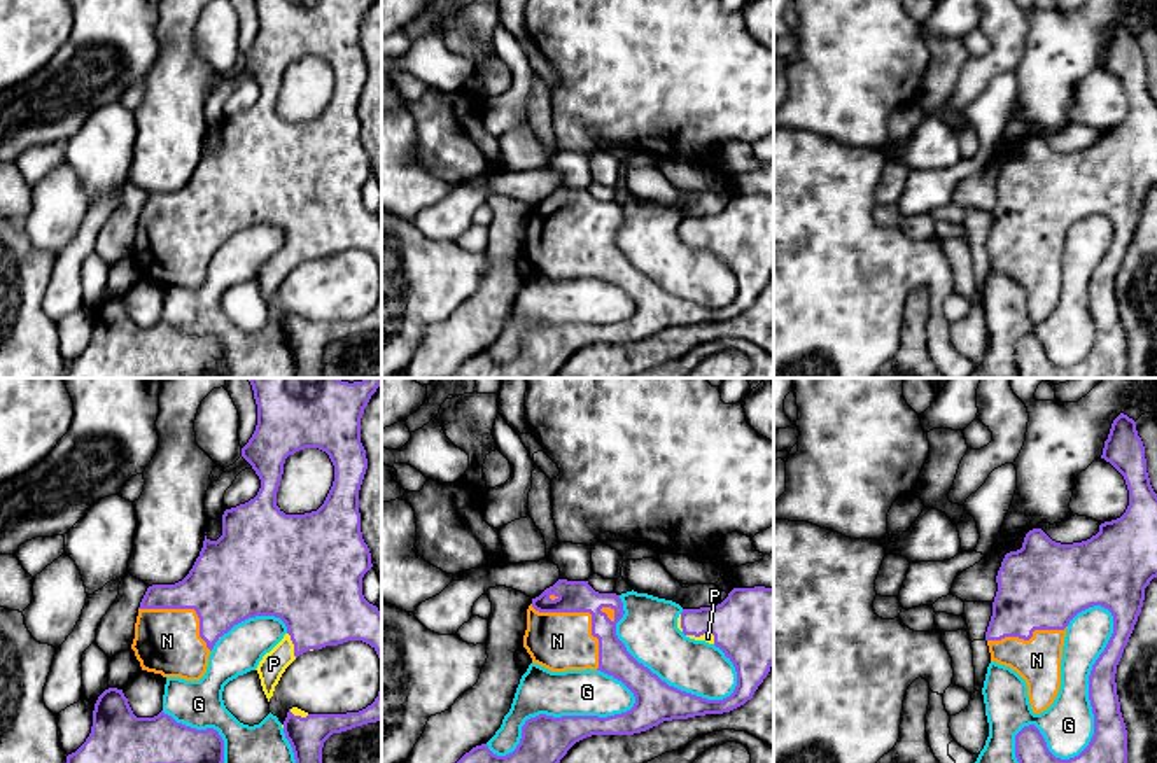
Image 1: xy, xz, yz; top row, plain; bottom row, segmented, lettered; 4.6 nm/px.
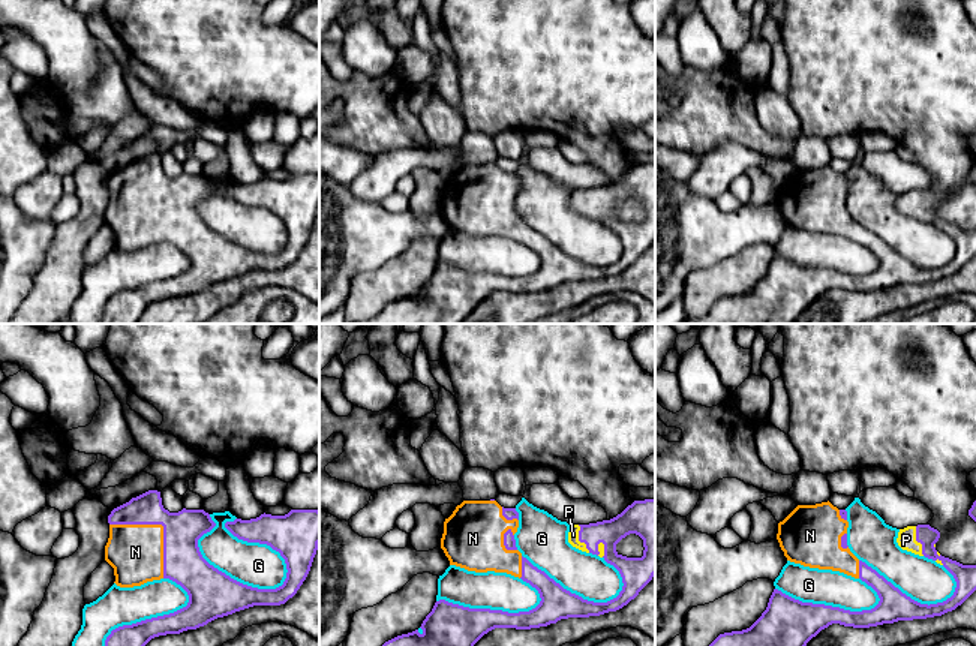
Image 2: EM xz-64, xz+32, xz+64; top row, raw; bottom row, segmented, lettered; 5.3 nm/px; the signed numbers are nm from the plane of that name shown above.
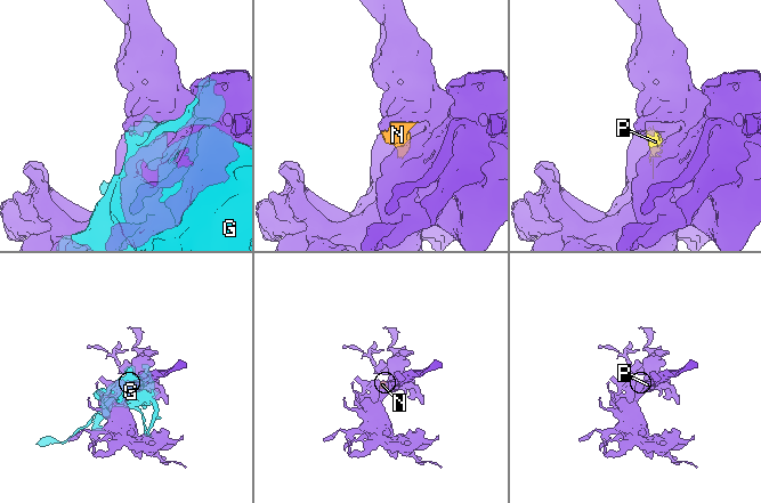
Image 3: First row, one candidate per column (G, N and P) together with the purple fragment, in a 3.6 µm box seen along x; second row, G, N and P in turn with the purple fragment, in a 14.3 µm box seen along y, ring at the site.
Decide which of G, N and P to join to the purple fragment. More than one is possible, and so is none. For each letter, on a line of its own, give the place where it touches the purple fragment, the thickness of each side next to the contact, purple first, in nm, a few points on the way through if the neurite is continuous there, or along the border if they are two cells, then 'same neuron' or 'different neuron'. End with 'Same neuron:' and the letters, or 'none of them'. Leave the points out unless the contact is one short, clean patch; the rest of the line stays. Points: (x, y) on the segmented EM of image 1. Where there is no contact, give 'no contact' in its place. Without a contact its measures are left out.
G: yz (1094, 727) | 170/240 nm | different neuron
N: xz (587, 611) | 140/280 nm | same neuron
P: xy (293, 643) | 400/120 nm | same neuron
Same neuron: N, P

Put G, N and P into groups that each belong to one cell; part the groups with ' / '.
G / N P

